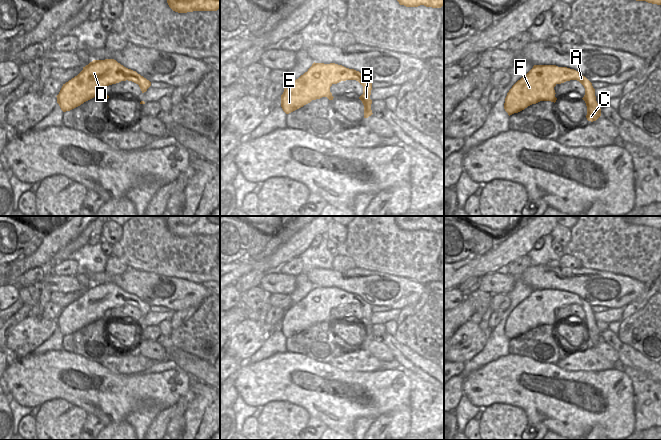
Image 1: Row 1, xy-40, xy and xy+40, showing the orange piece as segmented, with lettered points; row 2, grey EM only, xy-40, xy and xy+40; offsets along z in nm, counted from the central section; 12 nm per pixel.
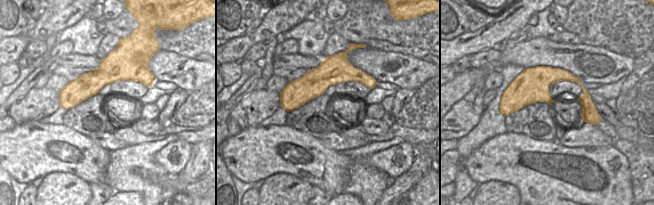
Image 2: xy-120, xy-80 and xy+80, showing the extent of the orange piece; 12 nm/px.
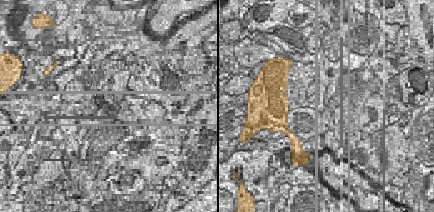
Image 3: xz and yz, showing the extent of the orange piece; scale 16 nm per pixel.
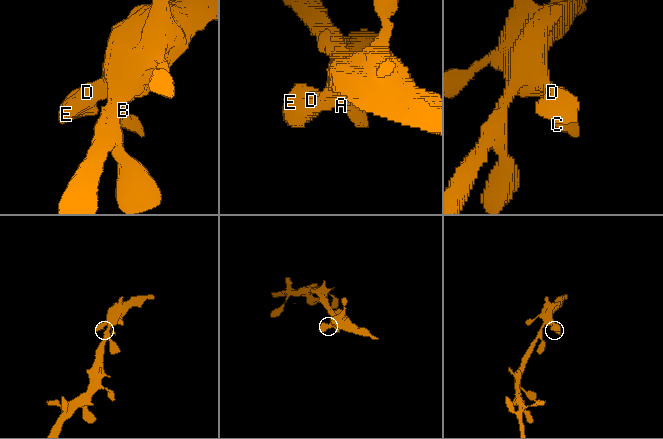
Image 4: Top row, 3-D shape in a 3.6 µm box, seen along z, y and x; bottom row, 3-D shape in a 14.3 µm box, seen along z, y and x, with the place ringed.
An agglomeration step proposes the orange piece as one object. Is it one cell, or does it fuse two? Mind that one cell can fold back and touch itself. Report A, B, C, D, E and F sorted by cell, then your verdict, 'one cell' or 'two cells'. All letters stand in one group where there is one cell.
A B C D E F; one cell

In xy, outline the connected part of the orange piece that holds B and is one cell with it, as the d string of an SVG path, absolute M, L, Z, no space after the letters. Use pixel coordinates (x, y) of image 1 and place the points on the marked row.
M314 62L307 72L285 86L281 95L281 107L286 114L289 114L312 100L322 97L333 100L330 87L346 80L356 80L363 86L363 94L359 99L364 105L364 118L368 118L373 114L370 99L372 82L359 71L335 63Z

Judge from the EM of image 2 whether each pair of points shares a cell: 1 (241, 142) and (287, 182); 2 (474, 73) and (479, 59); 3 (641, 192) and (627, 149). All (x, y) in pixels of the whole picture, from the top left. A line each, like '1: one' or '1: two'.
1: two
2: two
3: one

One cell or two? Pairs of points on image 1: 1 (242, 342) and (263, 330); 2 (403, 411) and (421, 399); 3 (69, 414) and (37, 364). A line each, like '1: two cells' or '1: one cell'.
1: one cell
2: two cells
3: two cells

